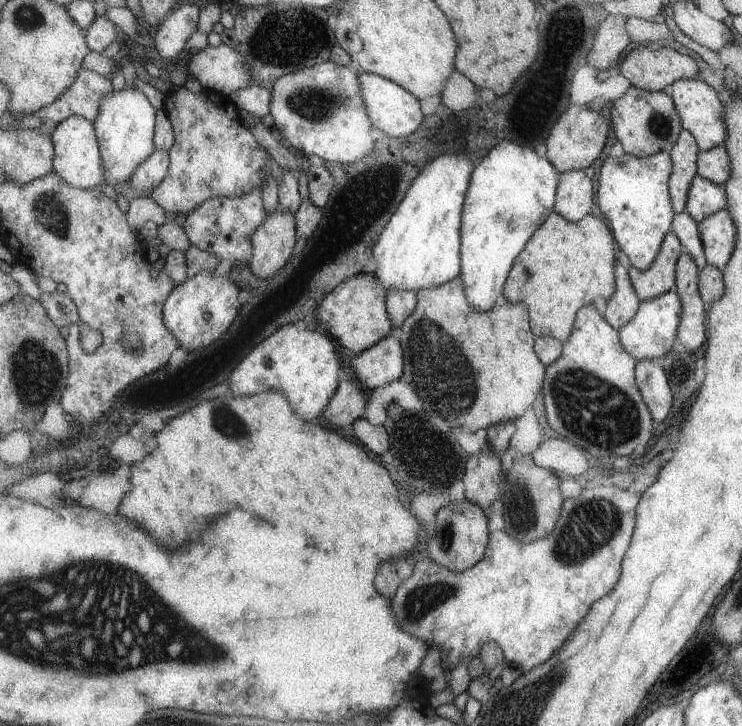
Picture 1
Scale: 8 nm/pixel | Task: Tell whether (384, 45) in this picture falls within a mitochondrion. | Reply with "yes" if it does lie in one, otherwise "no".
no

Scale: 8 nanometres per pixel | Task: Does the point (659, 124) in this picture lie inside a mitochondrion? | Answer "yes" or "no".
yes

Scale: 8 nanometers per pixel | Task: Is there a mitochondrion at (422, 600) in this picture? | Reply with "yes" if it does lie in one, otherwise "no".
yes

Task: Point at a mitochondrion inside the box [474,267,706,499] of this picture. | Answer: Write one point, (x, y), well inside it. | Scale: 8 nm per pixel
(598, 413)

